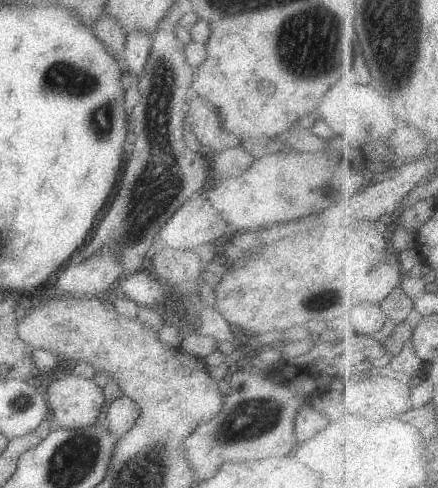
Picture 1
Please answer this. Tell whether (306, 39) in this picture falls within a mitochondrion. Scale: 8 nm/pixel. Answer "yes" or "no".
yes

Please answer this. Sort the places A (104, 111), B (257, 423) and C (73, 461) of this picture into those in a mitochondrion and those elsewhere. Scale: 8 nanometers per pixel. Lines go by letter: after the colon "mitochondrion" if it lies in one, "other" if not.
A: mitochondrion
B: mitochondrion
C: mitochondrion

